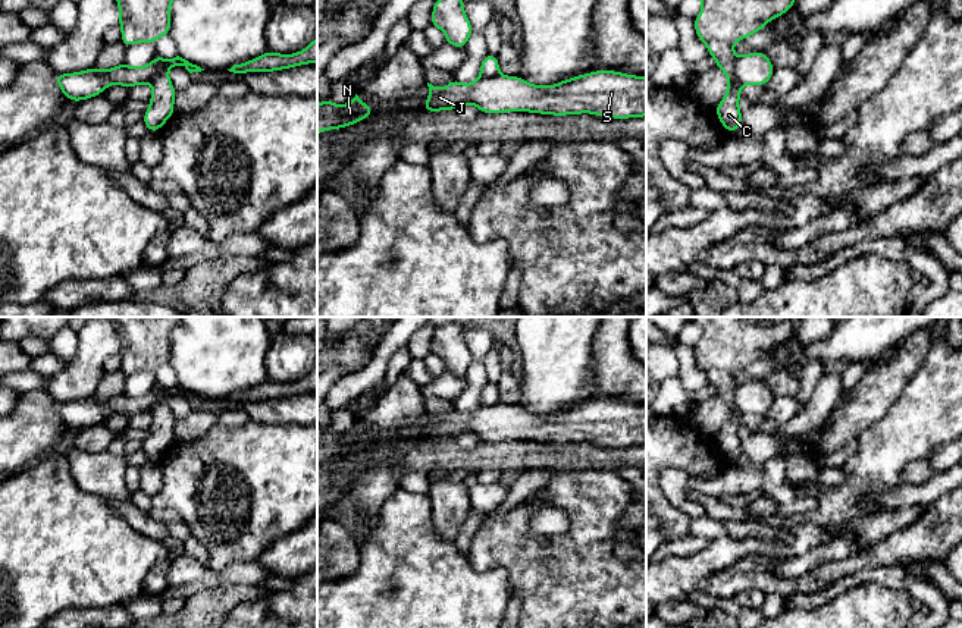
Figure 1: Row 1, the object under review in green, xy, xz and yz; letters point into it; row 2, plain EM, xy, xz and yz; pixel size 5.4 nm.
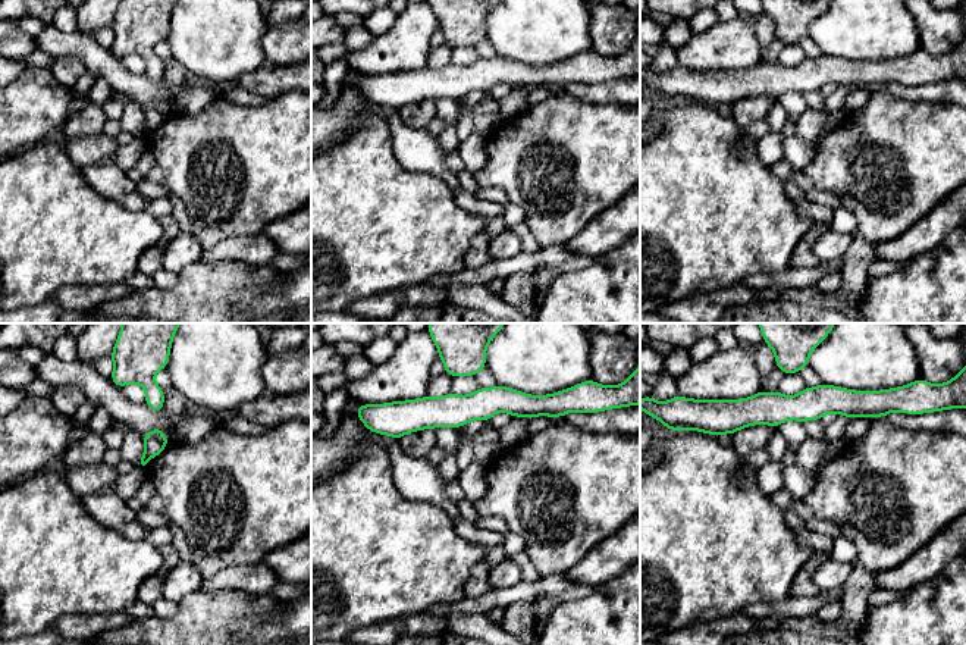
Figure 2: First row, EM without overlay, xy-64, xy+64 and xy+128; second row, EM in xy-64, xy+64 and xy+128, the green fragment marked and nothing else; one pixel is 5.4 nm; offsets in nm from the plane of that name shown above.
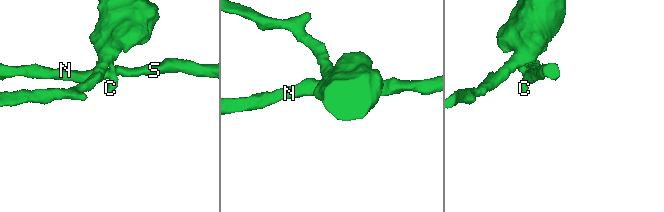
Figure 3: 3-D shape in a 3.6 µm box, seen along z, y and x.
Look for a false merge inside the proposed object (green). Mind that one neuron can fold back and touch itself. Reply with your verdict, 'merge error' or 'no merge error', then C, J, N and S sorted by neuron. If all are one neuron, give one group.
merge error | C / J N S

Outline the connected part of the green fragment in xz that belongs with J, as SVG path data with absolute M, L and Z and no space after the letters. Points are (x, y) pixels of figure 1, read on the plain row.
M593 399L568 406L549 415L533 414L517 404L479 405L473 412L454 408L445 417L427 411L429 427L422 440L457 439L463 433L474 433L480 442L529 440L540 443L582 443L592 442L601 446L629 448L646 445L646 405L620 402L615 399Z

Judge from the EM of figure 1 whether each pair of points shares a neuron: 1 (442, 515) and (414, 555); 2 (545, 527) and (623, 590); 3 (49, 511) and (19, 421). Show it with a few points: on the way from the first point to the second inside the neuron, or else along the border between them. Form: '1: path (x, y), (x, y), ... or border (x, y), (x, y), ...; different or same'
1: border (426, 493), (435, 531), (453, 542); different
2: border (570, 520), (555, 536), (527, 530); different
3: border (53, 451), (15, 474); different

